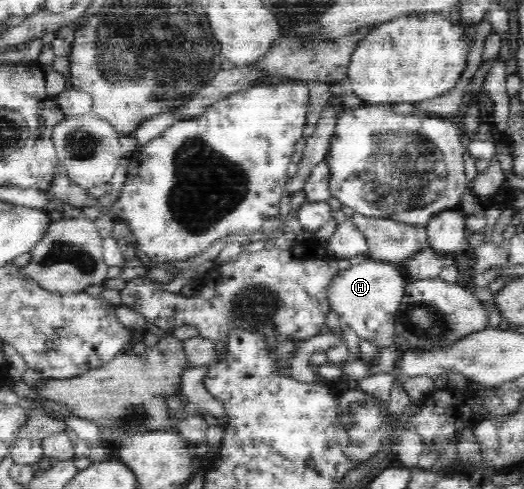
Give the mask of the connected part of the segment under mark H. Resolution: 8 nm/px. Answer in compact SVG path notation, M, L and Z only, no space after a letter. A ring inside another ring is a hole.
M366 258L332 278L327 288L328 306L339 316L342 325L349 326L361 339L377 344L381 351L387 350L399 339L394 316L406 295L407 282L406 273L397 270L393 264Z

